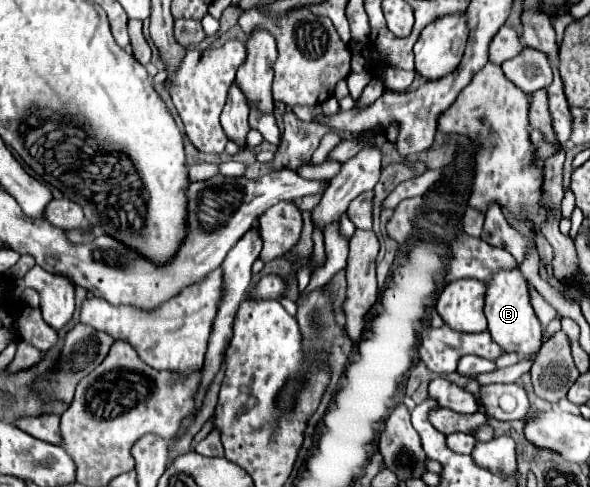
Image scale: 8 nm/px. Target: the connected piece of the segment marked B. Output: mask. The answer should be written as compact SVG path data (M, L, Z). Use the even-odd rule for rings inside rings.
M520 269L500 271L494 275L494 279L488 283L488 289L486 289L484 313L488 319L488 331L492 339L502 347L504 353L518 353L518 355L530 355L530 357L538 355L542 347L542 325L530 305L528 285Z

